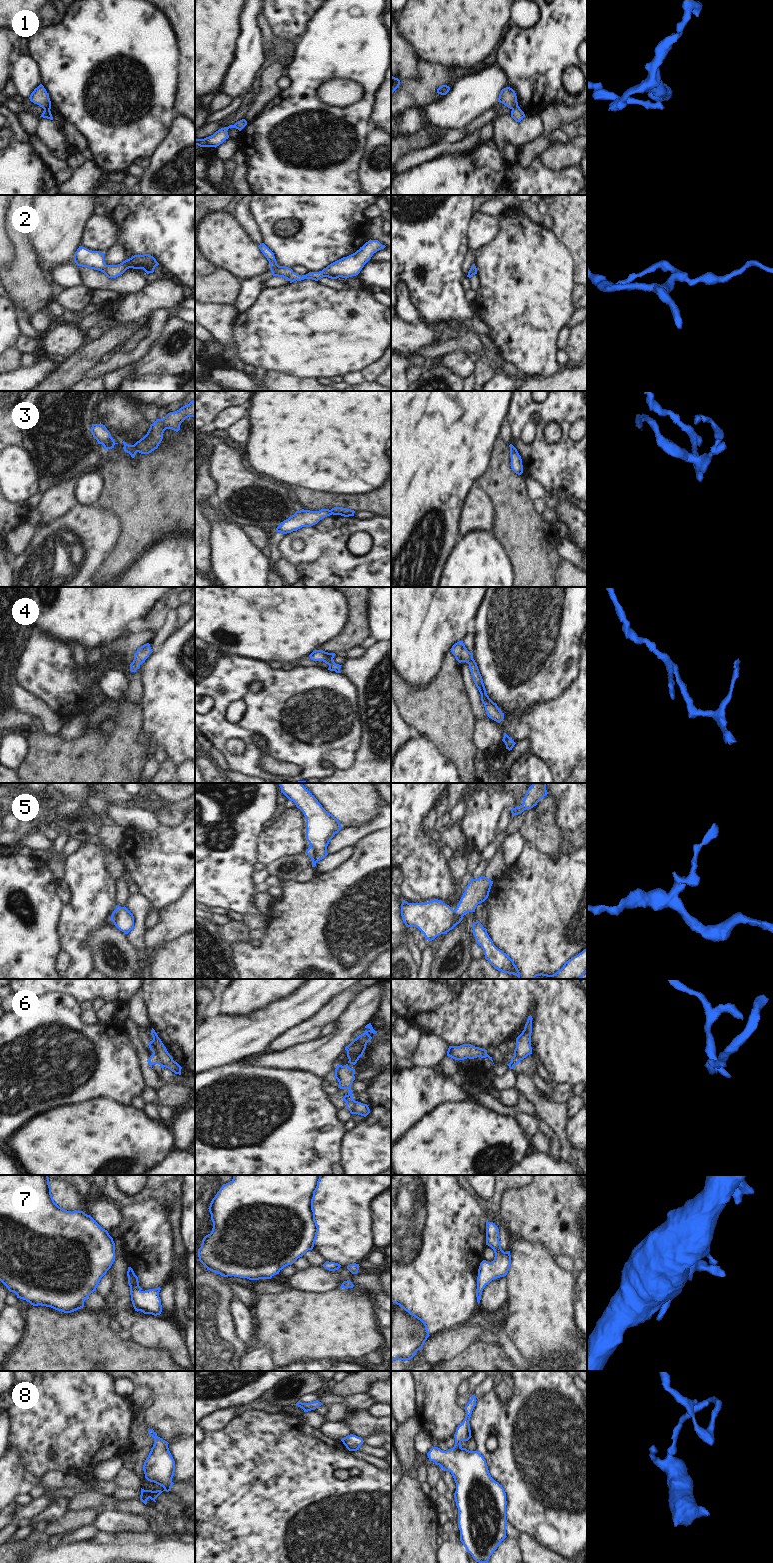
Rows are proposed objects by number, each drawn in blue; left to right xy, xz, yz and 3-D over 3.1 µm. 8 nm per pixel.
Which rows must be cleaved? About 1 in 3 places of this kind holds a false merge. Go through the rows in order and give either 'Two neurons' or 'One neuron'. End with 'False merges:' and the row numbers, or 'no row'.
1: Two neurons
2: One neuron
3: Two neurons
4: One neuron
5: Two neurons
6: Two neurons
7: One neuron
8: One neuron
False merges: 1, 3, 5, 6

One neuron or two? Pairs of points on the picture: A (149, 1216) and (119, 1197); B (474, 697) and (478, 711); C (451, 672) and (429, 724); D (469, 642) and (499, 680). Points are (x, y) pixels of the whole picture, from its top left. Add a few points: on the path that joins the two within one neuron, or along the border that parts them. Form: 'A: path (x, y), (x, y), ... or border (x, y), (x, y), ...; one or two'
A: border (153, 1200), (118, 1205); two
B: path (475, 700), (478, 708); one
C: path (448, 685), (441, 711); one
D: border (474, 634), (472, 653); two

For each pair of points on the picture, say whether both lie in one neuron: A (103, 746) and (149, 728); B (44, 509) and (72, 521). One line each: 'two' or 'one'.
A: two
B: two

